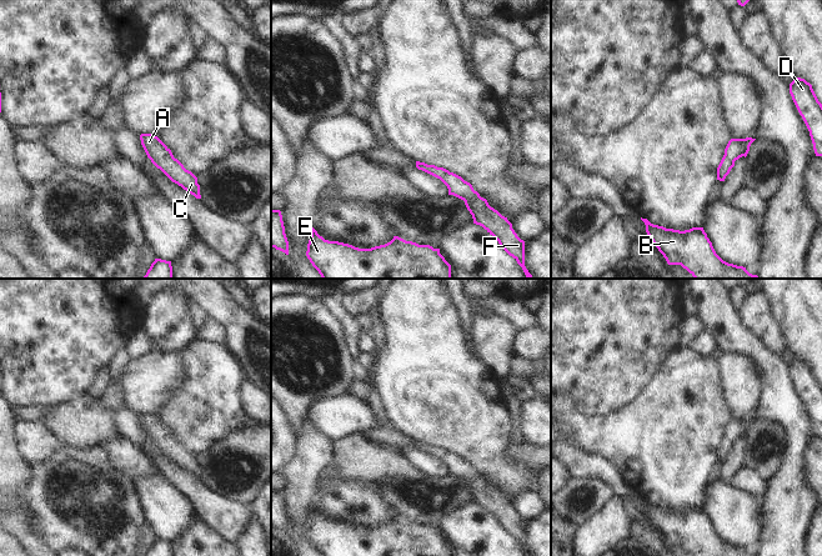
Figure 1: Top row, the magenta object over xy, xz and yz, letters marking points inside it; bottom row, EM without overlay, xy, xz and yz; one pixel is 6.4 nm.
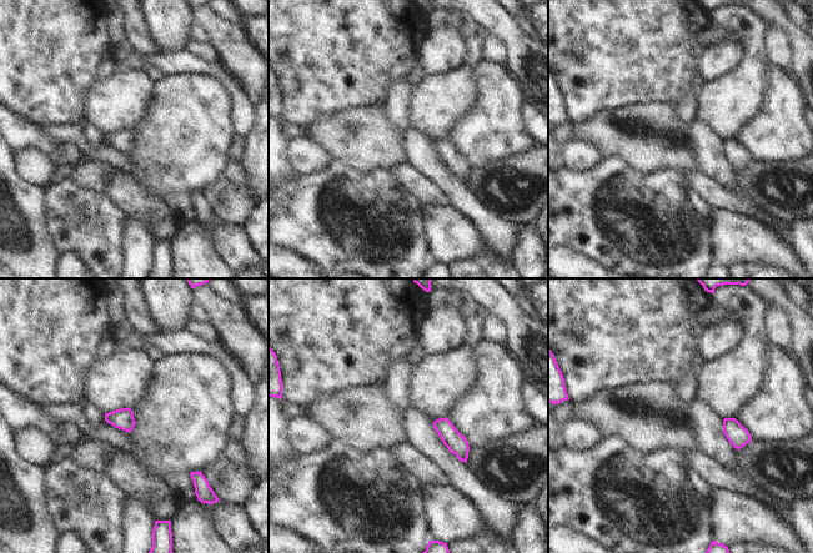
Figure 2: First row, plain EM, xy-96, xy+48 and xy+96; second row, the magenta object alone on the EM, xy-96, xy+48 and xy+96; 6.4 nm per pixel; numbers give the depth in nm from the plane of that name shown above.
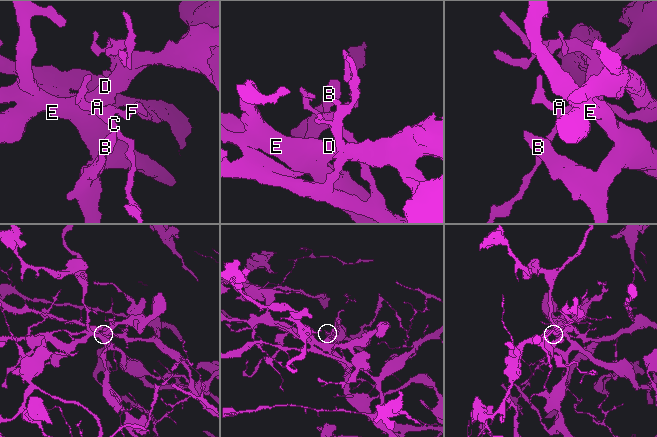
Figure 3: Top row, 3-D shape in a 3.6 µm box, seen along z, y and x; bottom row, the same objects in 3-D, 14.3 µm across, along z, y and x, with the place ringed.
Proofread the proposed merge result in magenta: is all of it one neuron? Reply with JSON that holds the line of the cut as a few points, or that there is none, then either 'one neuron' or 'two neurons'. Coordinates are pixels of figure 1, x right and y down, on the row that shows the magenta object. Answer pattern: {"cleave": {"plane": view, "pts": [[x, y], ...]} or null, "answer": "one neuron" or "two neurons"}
{"cleave": null, "answer": "one neuron"}

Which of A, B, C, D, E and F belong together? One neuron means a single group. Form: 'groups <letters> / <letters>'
groups A B C D E F

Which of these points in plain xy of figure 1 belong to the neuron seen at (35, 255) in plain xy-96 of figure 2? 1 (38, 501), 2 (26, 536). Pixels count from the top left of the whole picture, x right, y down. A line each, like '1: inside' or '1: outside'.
1: outside
2: inside

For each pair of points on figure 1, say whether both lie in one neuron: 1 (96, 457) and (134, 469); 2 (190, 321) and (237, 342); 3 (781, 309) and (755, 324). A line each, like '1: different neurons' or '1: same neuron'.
1: different neurons
2: different neurons
3: different neurons

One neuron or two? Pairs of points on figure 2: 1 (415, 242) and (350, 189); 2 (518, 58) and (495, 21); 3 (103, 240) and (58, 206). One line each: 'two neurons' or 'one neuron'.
1: one neuron
2: one neuron
3: one neuron

